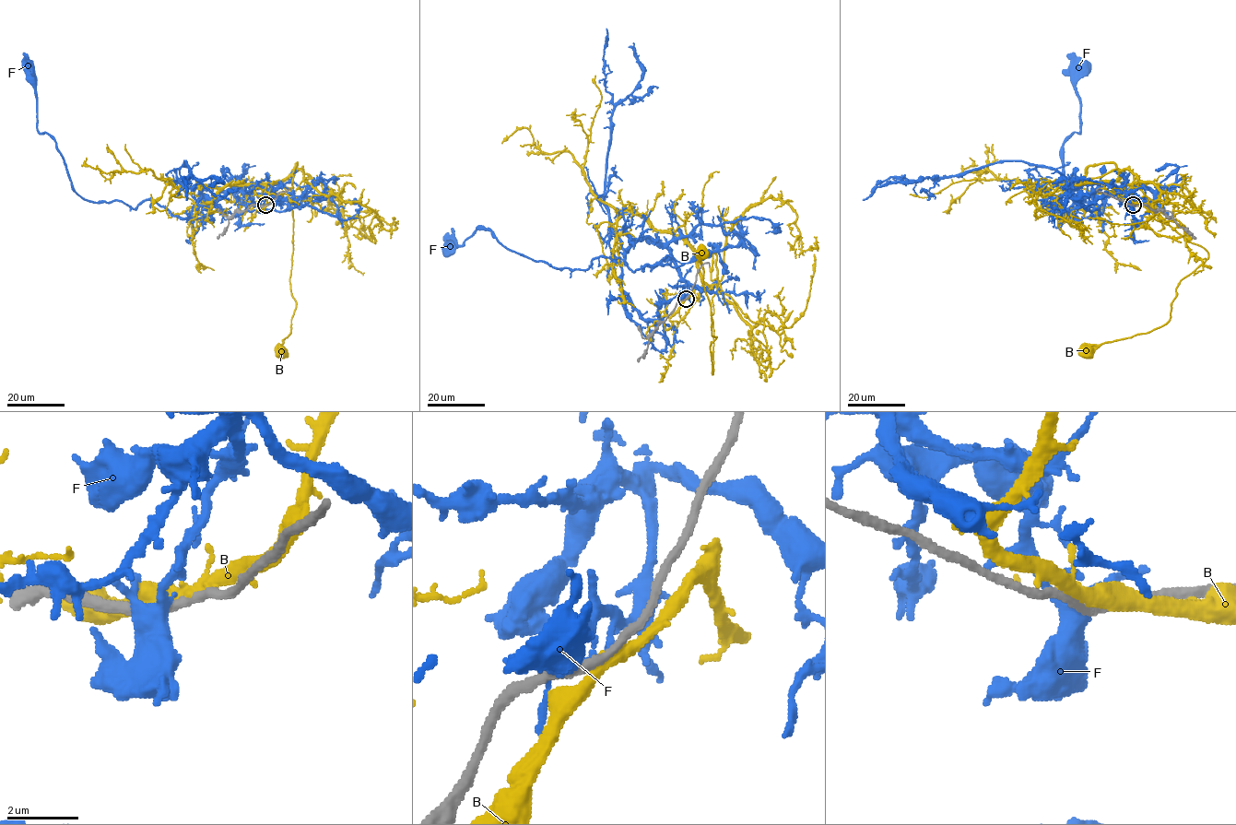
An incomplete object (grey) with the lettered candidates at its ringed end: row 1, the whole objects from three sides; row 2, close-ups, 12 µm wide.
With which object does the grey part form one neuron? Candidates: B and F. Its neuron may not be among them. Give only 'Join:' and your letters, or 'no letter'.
Join: B

